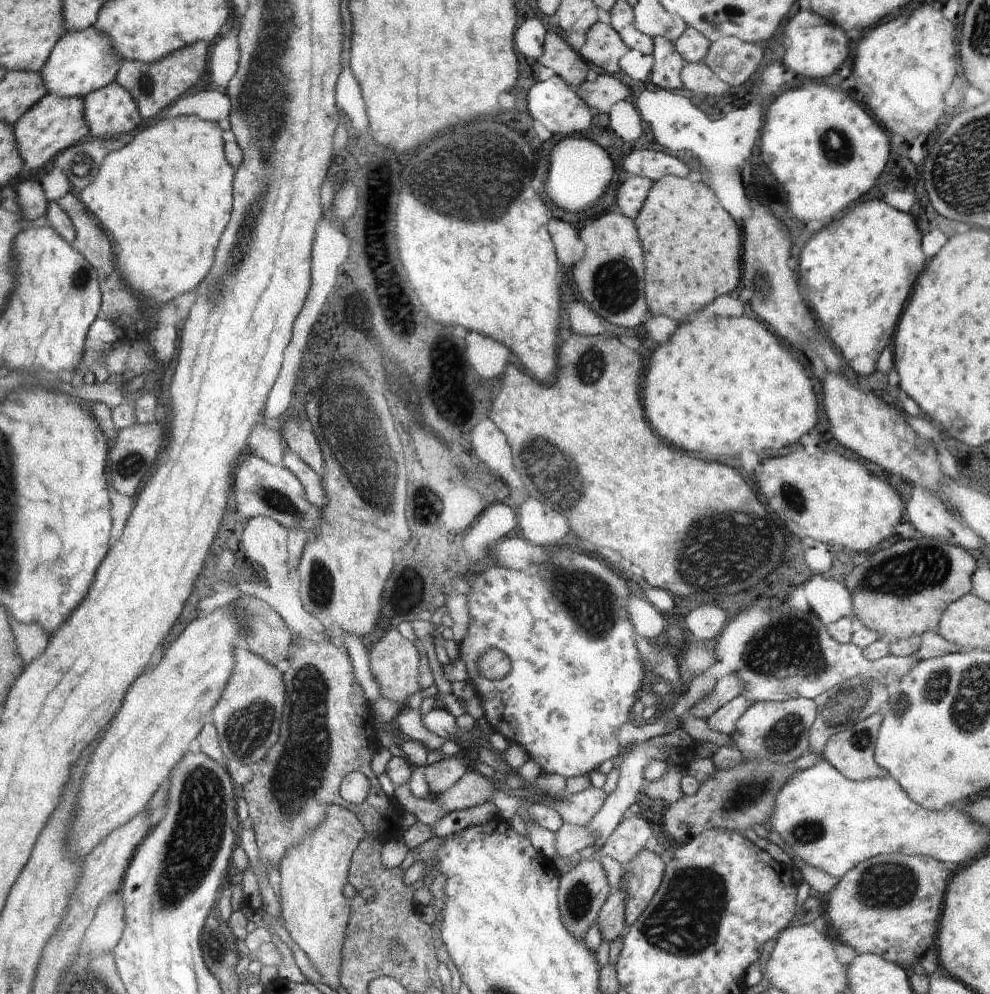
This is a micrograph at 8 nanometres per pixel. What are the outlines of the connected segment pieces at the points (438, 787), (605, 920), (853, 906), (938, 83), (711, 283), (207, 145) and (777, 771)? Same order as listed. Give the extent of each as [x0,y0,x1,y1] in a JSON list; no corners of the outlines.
[[423,756,468,796],[597,884,627,942],[824,852,954,965],[852,6,956,144],[634,175,743,320],[78,115,235,306],[663,757,796,846]]

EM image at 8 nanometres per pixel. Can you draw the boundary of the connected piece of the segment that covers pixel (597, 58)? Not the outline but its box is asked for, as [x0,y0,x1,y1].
[578,21,628,76]

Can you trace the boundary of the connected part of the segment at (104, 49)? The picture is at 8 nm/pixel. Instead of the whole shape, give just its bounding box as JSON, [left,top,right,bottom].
[40,25,124,98]

